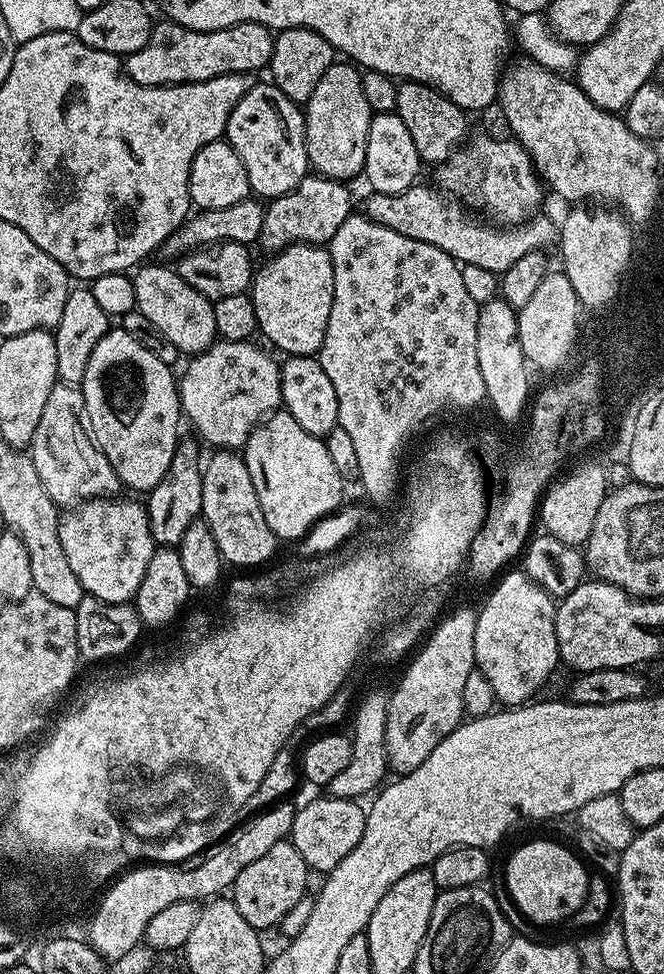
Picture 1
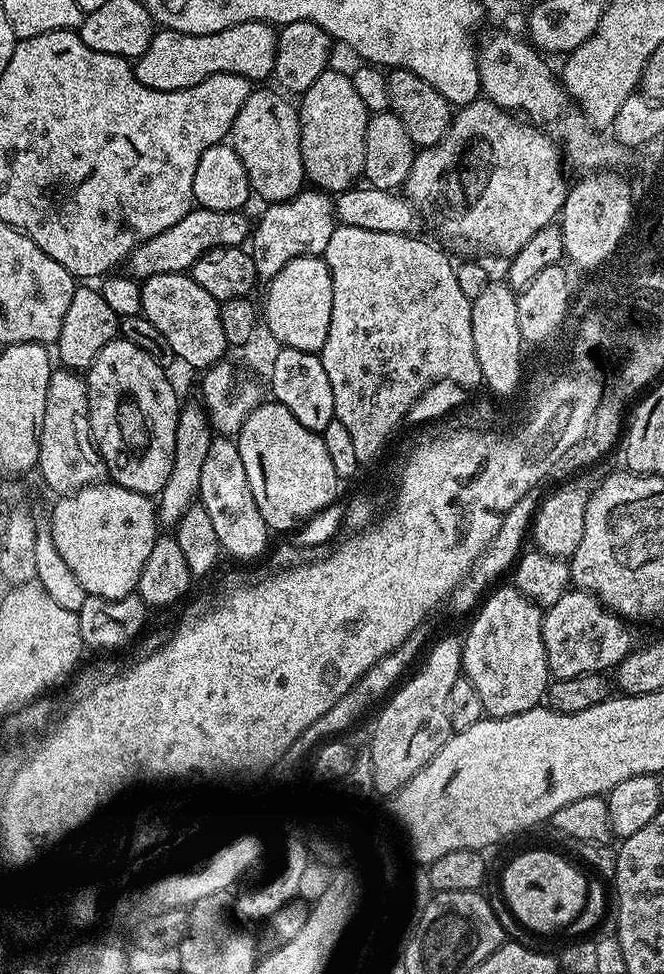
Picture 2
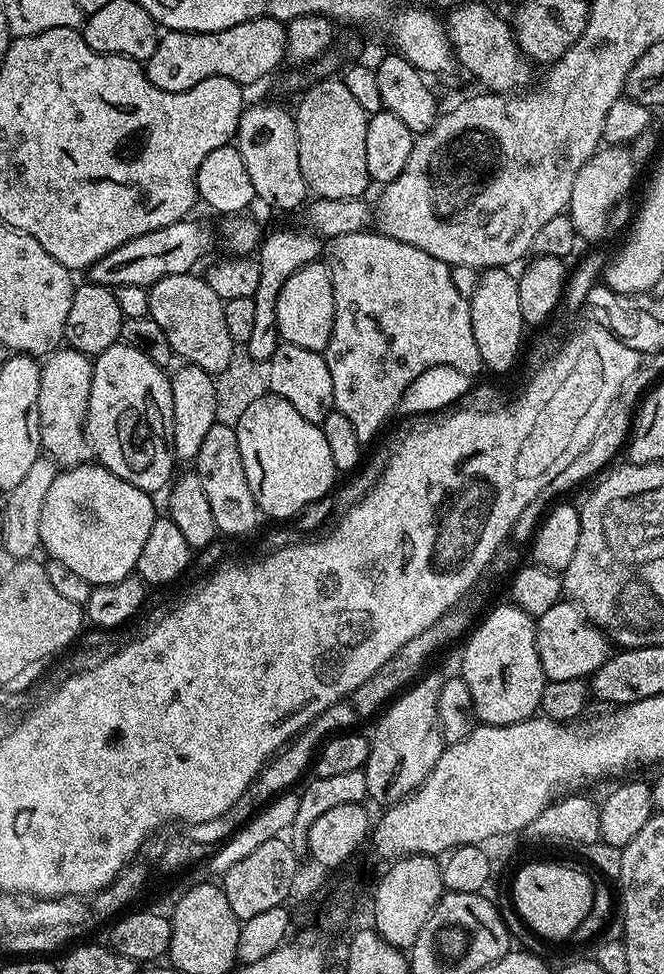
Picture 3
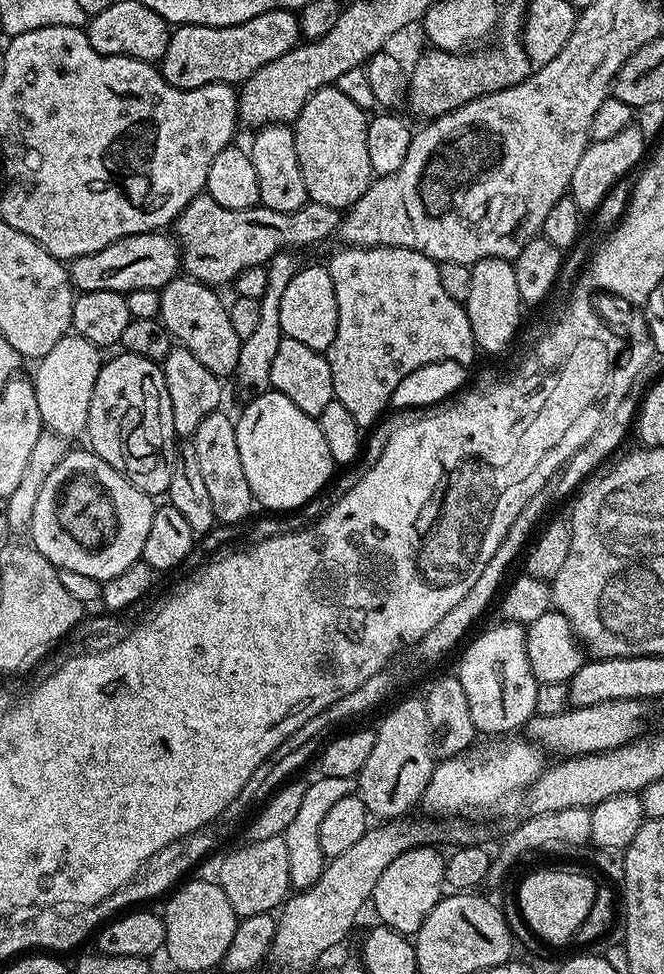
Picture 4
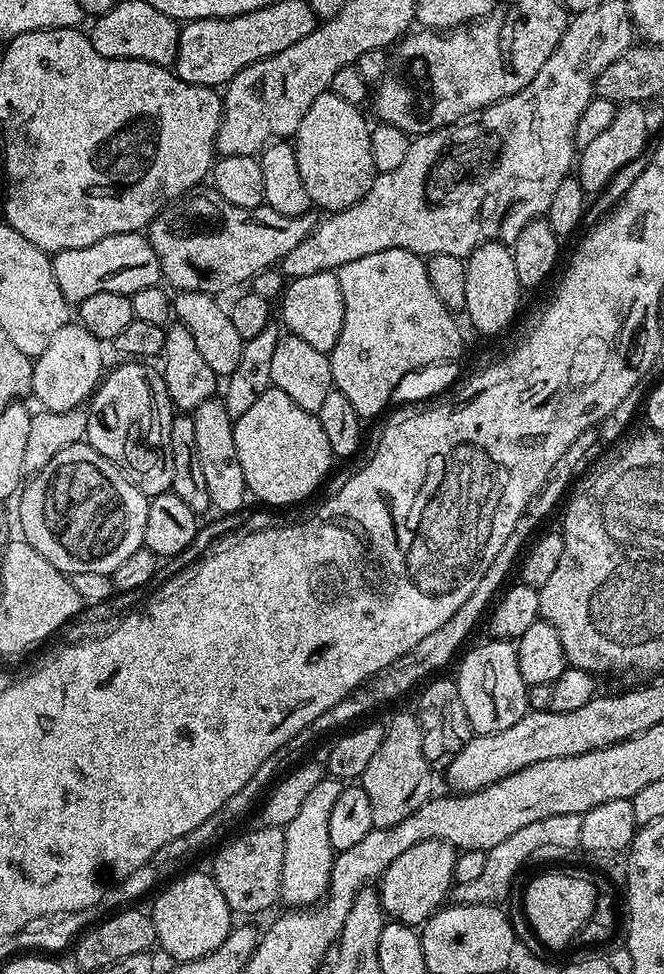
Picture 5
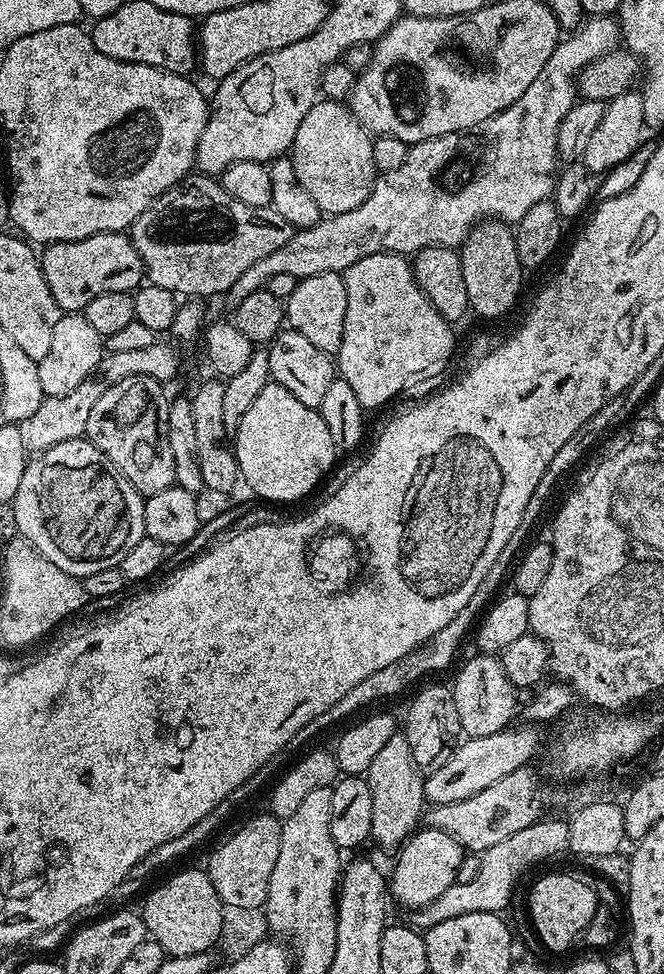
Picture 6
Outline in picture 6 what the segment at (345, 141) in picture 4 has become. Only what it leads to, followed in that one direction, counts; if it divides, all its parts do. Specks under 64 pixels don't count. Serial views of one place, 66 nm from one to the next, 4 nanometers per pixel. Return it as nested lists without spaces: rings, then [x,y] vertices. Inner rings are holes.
[[[321,98],[302,118],[298,134],[290,149],[290,159],[298,182],[314,202],[318,202],[321,213],[337,216],[354,210],[370,198],[370,190],[378,175],[374,166],[373,137],[352,115],[347,103]]]

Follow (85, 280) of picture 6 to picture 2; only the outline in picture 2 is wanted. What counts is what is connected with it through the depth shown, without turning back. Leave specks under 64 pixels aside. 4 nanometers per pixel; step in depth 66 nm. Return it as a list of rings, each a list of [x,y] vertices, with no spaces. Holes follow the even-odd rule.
[[[199,206],[182,217],[170,230],[162,230],[162,234],[154,234],[146,242],[139,244],[126,261],[126,268],[133,277],[147,278],[154,274],[170,274],[171,272],[187,273],[202,254],[215,248],[239,248],[249,239],[250,220],[244,217],[243,211],[210,210]]]

